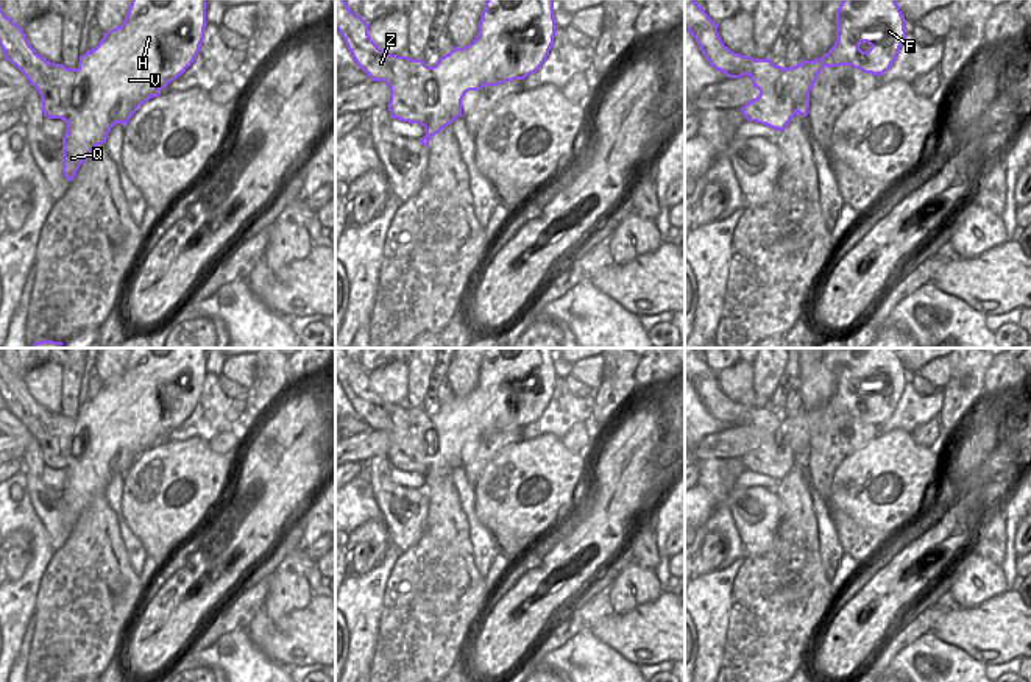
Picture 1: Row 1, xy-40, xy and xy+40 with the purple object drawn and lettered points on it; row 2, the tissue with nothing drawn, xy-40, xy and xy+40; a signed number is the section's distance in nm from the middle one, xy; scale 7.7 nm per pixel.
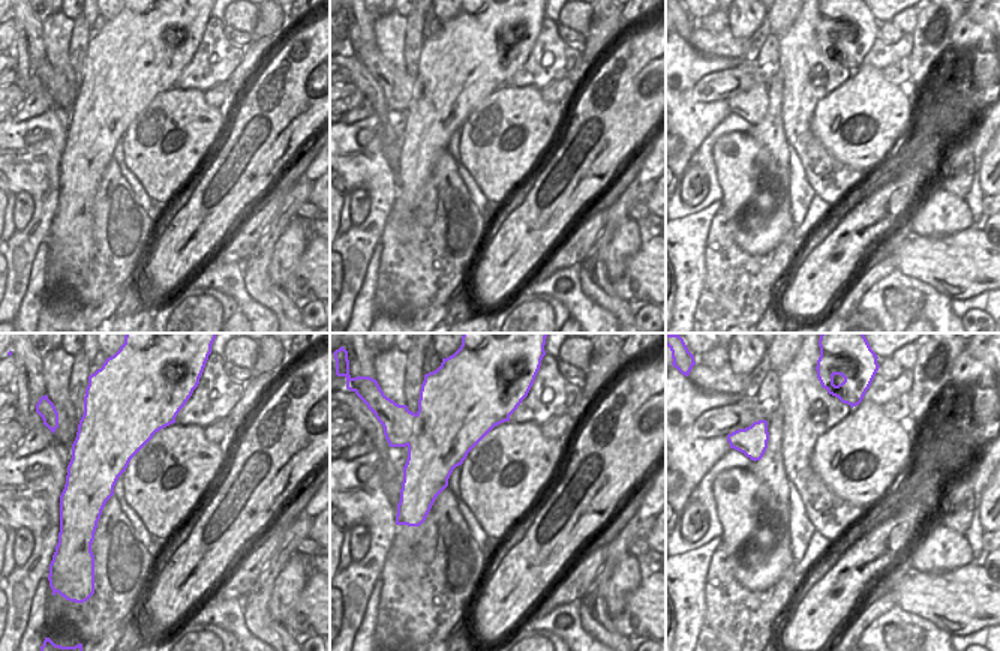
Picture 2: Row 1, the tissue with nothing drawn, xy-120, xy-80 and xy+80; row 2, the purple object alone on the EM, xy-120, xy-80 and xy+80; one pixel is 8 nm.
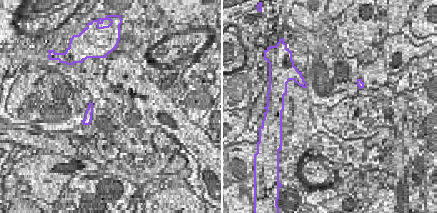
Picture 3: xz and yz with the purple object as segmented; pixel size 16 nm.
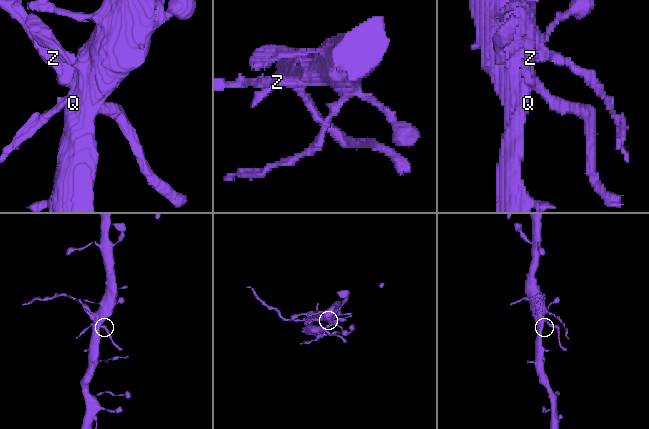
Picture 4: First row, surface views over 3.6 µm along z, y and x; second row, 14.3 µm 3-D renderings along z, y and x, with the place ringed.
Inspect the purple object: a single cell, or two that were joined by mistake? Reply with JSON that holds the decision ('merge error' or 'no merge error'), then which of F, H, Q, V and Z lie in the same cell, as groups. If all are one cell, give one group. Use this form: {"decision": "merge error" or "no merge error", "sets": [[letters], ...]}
{"decision": "merge error", "sets": [["F", "H", "Q", "V"], ["Z"]]}

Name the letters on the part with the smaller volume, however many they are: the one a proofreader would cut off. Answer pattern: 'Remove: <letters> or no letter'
Remove: Z

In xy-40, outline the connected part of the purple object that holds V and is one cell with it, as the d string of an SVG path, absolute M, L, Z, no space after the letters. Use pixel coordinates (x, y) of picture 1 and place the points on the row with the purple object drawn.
M131 0L123 23L103 33L98 45L80 56L78 80L69 108L67 130L62 137L62 173L73 181L80 165L94 148L106 142L115 123L125 125L133 114L195 61L206 28L206 0Z

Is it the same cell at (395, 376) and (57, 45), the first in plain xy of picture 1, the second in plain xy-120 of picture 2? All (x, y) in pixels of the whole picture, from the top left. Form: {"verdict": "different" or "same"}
{"verdict": "same"}

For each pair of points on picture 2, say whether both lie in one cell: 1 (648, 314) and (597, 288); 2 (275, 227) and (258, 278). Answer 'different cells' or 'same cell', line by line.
1: different cells
2: same cell

